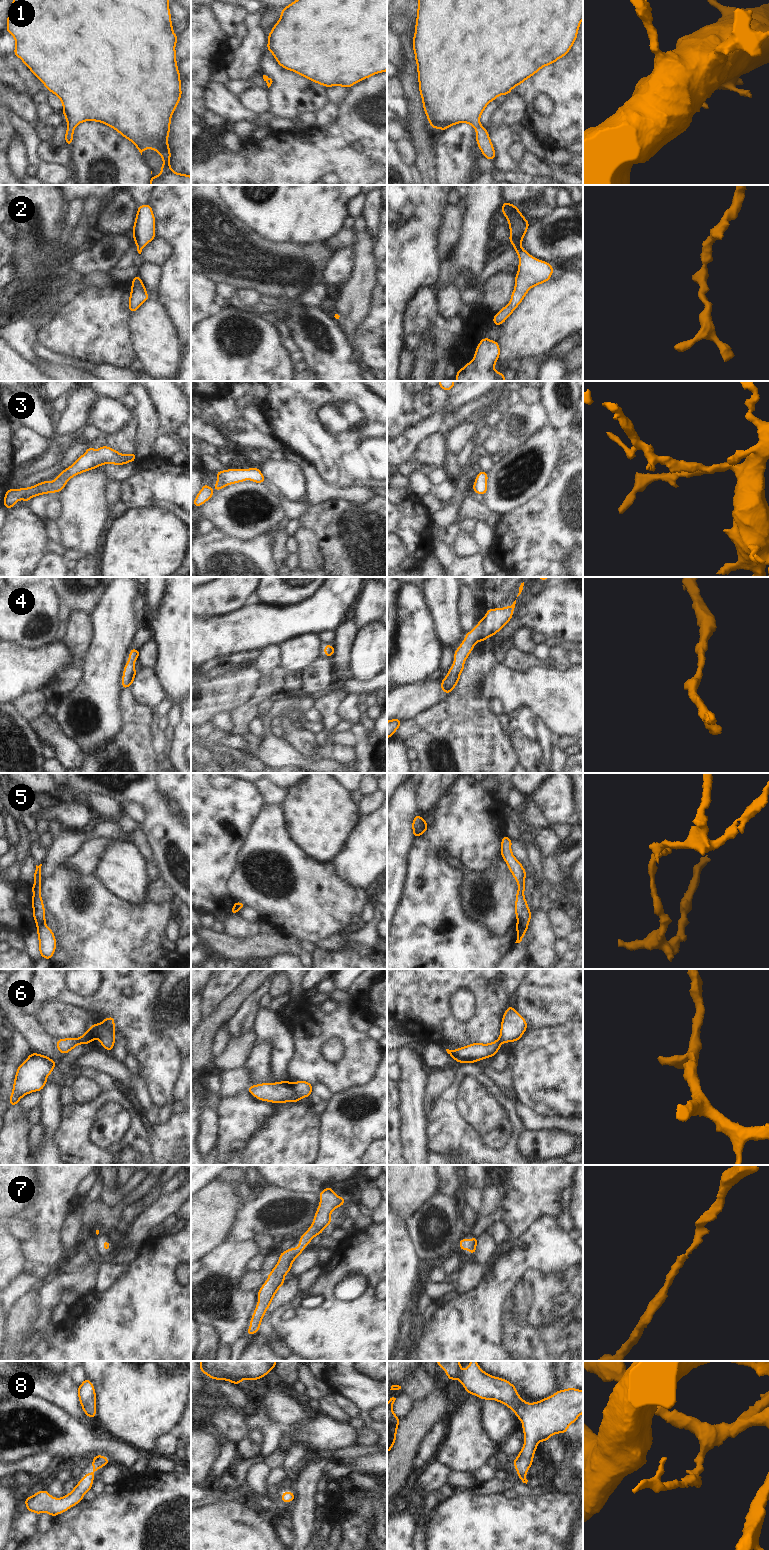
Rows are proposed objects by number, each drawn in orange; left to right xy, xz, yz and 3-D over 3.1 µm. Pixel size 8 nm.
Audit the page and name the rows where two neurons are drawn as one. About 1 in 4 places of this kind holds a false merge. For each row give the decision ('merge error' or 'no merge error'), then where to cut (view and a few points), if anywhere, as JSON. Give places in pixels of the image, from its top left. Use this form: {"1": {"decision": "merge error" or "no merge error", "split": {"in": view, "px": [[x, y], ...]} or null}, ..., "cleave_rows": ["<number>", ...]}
{"1": {"decision": "no merge error", "split": null}, "2": {"decision": "no merge error", "split": null}, "3": {"decision": "no merge error", "split": null}, "4": {"decision": "no merge error", "split": null}, "5": {"decision": "merge error", "split": {"in": "yz", "px": [[518, 922], [526, 926]]}}, "6": {"decision": "no merge error", "split": null}, "7": {"decision": "no merge error", "split": null}, "8": {"decision": "no merge error", "split": null}, "cleave_rows": ["5"]}

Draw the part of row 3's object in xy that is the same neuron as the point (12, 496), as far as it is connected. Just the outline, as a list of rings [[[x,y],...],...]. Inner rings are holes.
[[[106,445],[97,450],[88,446],[87,451],[70,467],[64,469],[56,476],[53,482],[43,481],[28,488],[7,489],[3,505],[8,509],[12,509],[14,504],[21,499],[28,502],[34,496],[51,492],[59,493],[72,477],[80,473],[95,469],[103,464],[124,465],[128,462],[135,462],[135,459],[136,452],[124,455]]]

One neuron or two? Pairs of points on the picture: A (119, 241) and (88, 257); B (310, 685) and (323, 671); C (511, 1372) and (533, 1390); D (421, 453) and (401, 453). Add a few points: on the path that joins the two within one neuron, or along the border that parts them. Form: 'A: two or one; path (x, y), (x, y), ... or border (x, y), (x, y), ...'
A: one; path (111, 244), (104, 246), (96, 254)
B: one; path (313, 682), (321, 674)
C: one; path (516, 1373), (528, 1385)
D: two; border (430, 436), (427, 436), (418, 444), (412, 457)

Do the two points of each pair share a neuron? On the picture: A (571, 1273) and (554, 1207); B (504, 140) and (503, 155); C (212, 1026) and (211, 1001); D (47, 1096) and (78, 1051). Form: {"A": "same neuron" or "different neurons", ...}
{"A": "different neurons", "B": "same neuron", "C": "different neurons", "D": "same neuron"}

